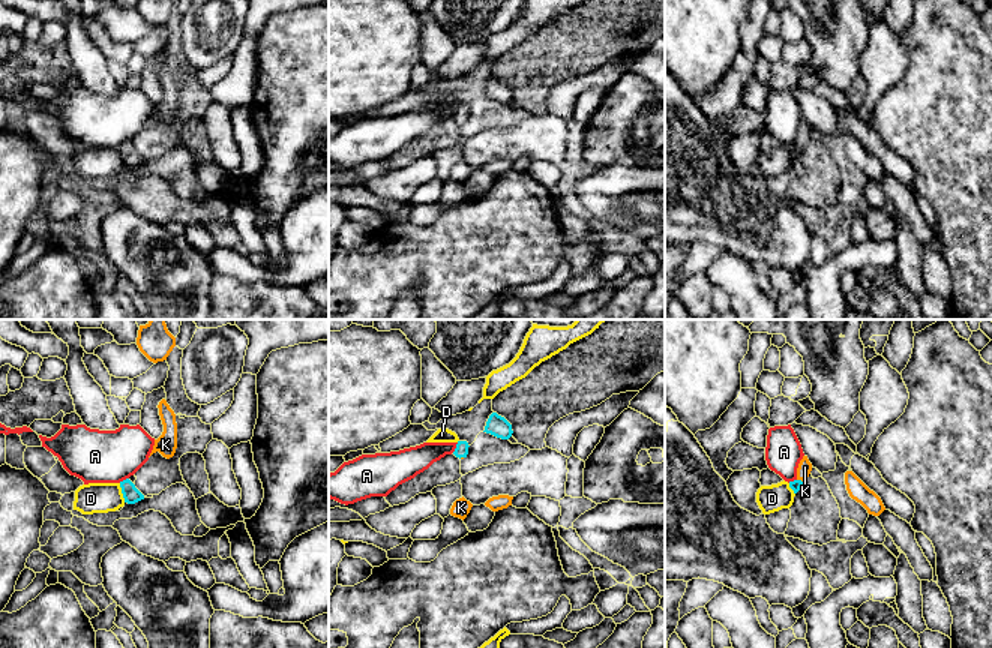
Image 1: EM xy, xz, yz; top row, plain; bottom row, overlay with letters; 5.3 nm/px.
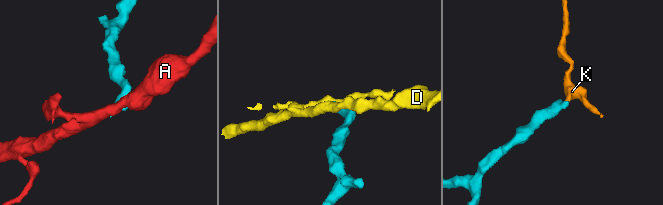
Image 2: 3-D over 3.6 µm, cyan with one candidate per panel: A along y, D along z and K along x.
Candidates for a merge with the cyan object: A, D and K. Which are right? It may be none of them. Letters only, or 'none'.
K

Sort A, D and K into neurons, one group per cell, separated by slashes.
A / D / K

